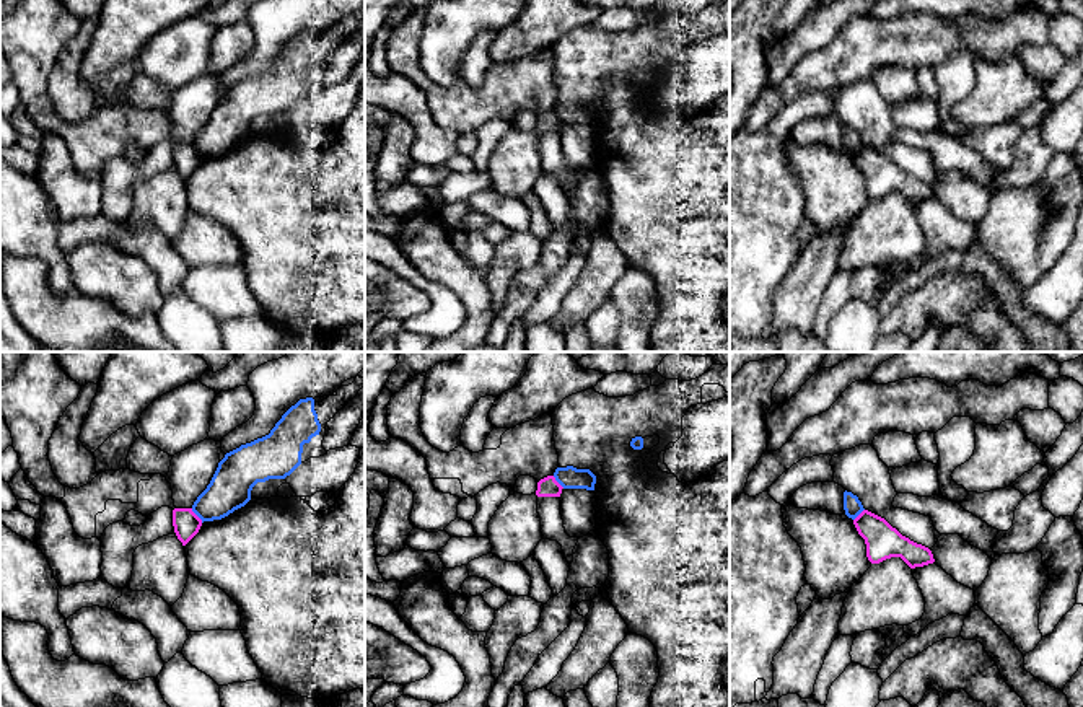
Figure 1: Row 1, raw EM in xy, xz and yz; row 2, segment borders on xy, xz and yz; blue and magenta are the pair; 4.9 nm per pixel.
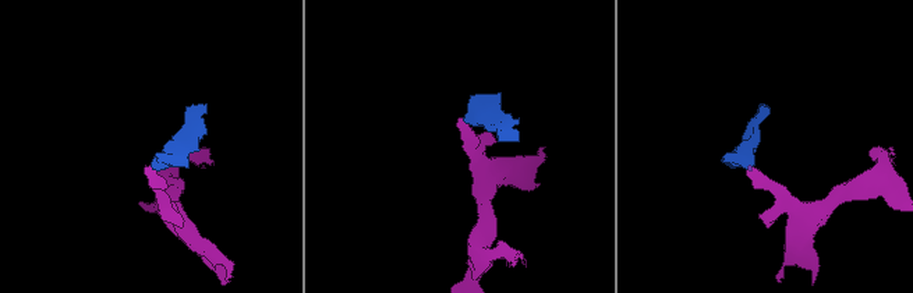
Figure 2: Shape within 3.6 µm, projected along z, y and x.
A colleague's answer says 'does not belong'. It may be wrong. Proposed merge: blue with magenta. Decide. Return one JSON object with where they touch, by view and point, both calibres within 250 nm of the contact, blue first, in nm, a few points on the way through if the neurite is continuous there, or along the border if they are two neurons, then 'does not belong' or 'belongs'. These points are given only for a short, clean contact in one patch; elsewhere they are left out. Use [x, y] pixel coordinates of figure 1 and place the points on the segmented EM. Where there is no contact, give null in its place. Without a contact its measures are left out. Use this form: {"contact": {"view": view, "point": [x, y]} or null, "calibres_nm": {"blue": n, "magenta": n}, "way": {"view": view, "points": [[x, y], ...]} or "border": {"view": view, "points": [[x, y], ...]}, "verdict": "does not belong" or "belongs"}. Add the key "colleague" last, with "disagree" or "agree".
{"contact": {"view": "xy", "point": [196, 513]}, "calibres_nm": {"blue": 200, "magenta": 130}, "border": {"view": "xy", "points": [[191, 509], [202, 522]]}, "verdict": "does not belong", "colleague": "agree"}

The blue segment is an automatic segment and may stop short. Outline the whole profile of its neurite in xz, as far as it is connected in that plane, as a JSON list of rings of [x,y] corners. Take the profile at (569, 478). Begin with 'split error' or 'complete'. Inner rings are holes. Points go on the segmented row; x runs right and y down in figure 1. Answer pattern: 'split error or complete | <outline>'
complete | [[[573,466],[557,468],[554,477],[563,489],[594,490],[596,484],[596,476],[590,469],[577,469]]]

